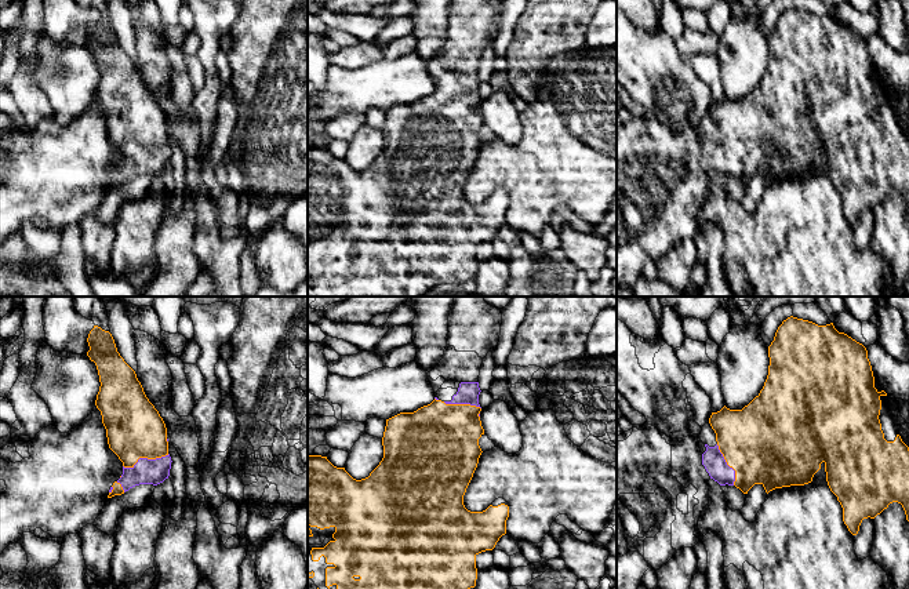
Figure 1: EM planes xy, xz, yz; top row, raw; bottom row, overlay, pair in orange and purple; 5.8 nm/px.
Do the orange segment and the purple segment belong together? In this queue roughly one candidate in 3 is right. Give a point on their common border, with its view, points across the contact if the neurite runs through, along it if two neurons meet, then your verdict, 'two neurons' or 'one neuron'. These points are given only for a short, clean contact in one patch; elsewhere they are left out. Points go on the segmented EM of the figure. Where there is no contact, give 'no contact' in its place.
contact xy (145, 457); one neuron

